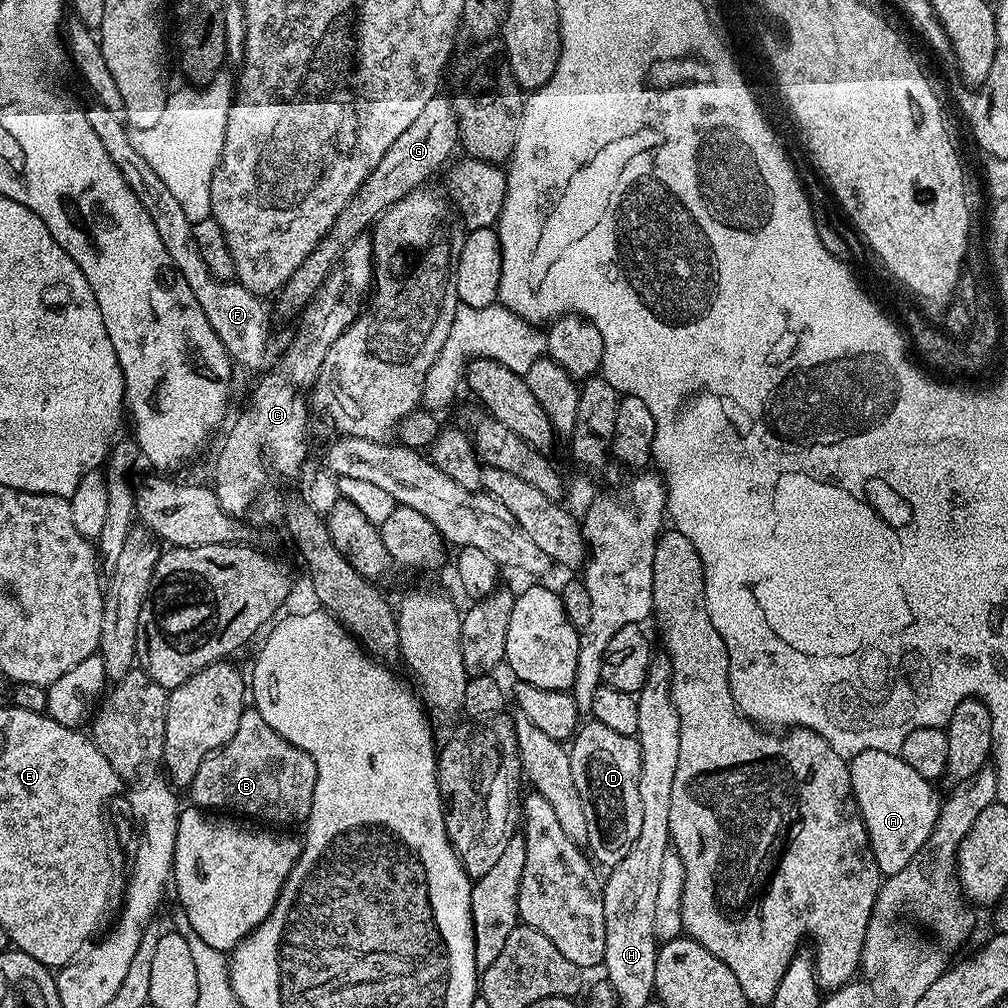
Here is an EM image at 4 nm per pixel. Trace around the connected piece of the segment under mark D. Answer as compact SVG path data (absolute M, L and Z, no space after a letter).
M588 722L572 737L568 757L578 794L582 794L582 806L586 806L586 848L591 859L597 865L605 866L622 862L622 858L630 854L630 846L634 846L638 830L642 830L642 802L638 798L639 739Z

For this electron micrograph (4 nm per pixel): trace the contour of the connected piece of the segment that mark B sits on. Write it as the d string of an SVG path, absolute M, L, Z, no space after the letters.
M246 710L242 718L238 718L234 738L230 738L223 748L210 753L202 766L198 766L190 793L191 803L201 810L221 808L224 814L235 814L240 818L253 816L256 819L253 821L288 830L291 824L303 825L307 821L315 786L316 767L310 754L286 742L278 730L266 726L266 718L262 718L262 714Z

